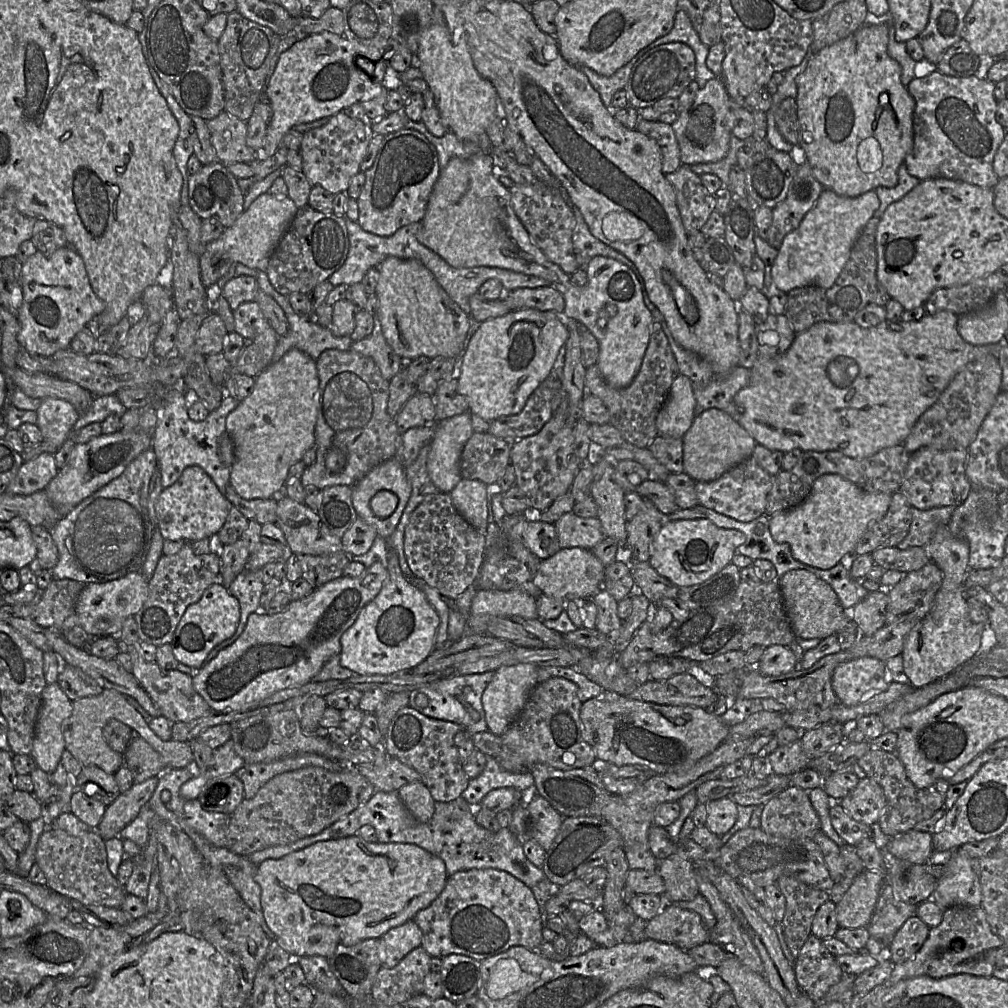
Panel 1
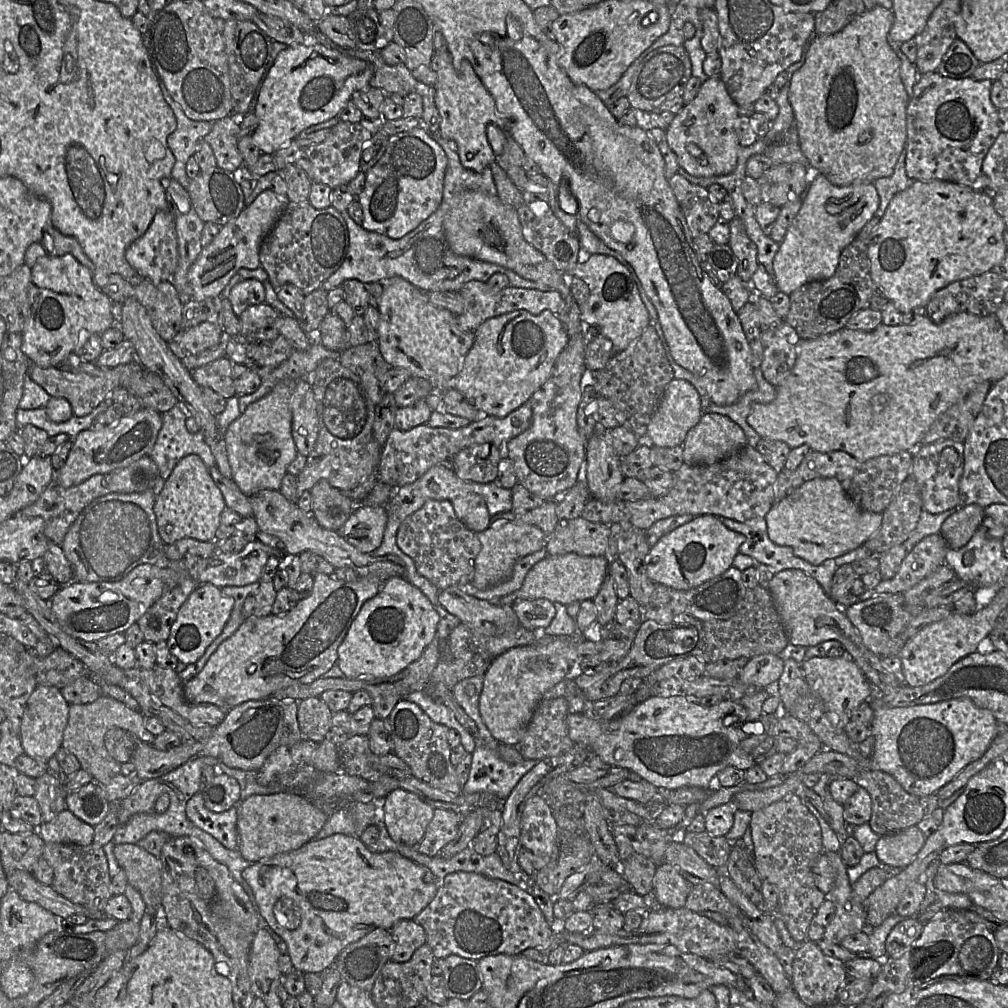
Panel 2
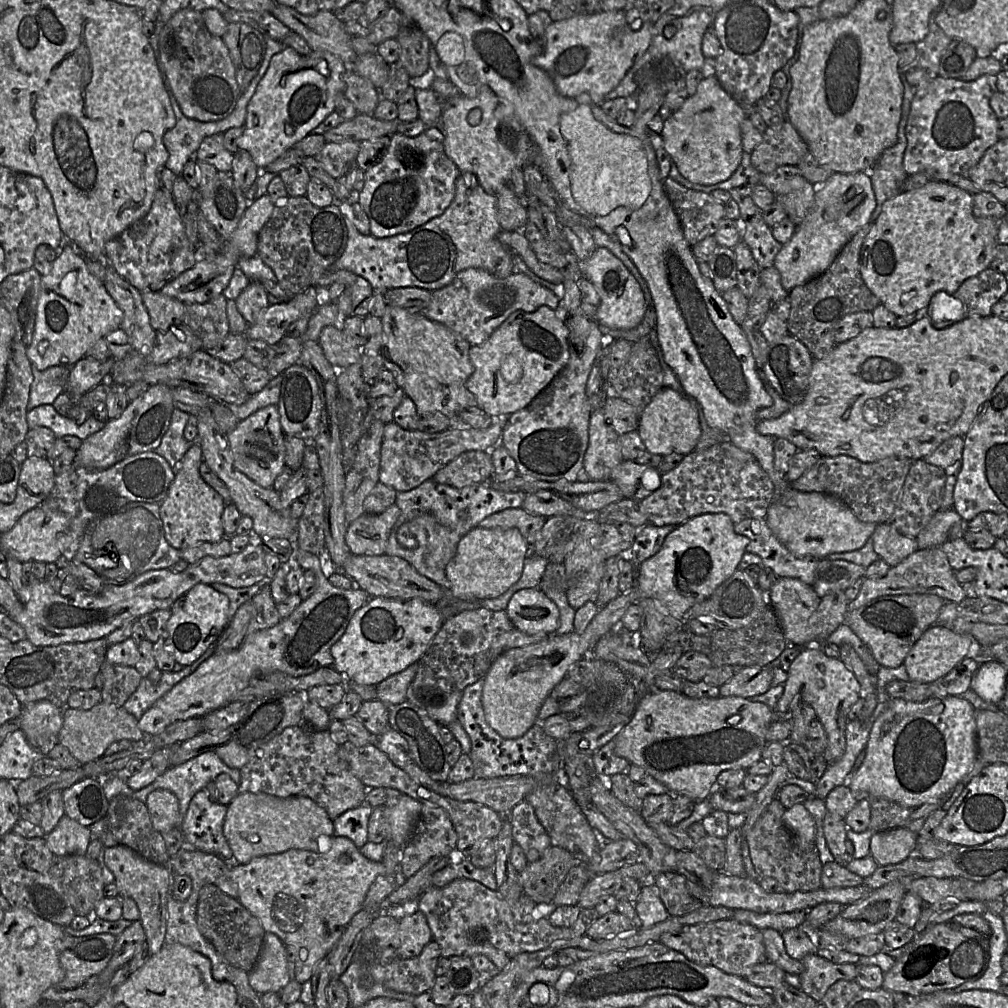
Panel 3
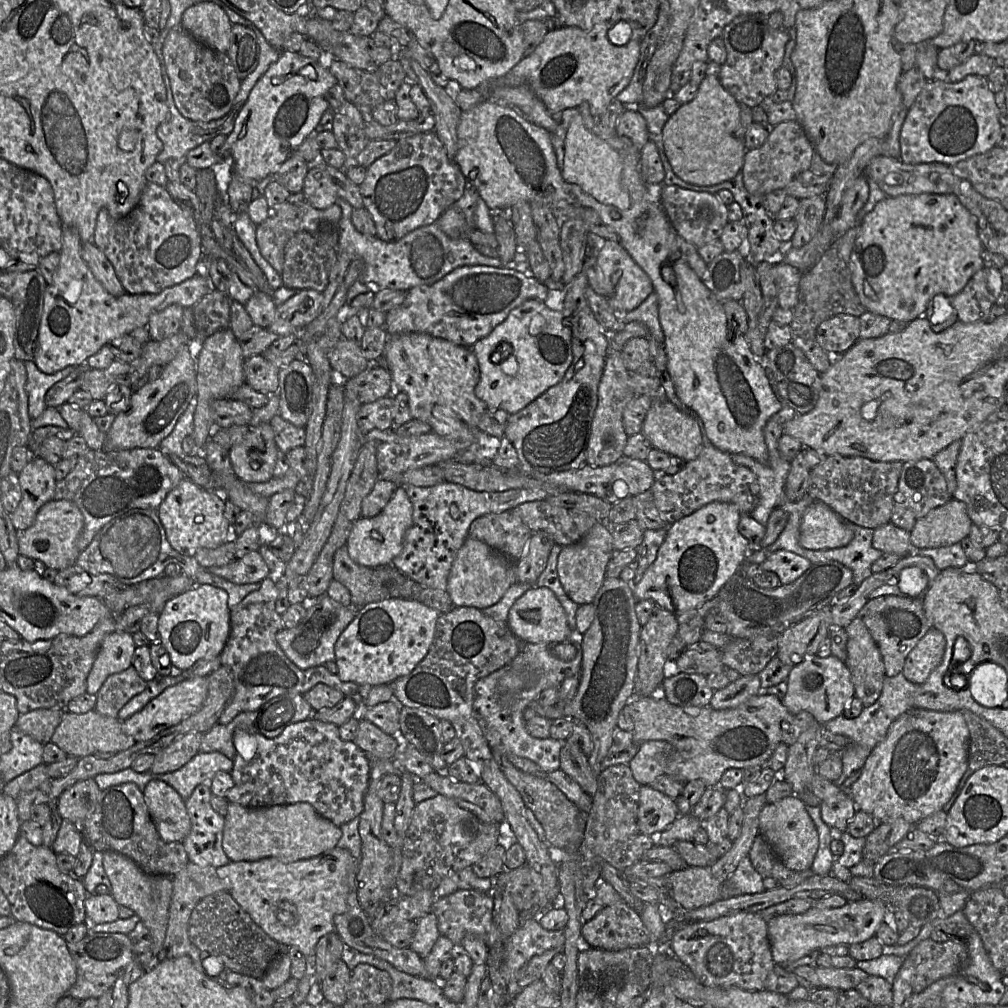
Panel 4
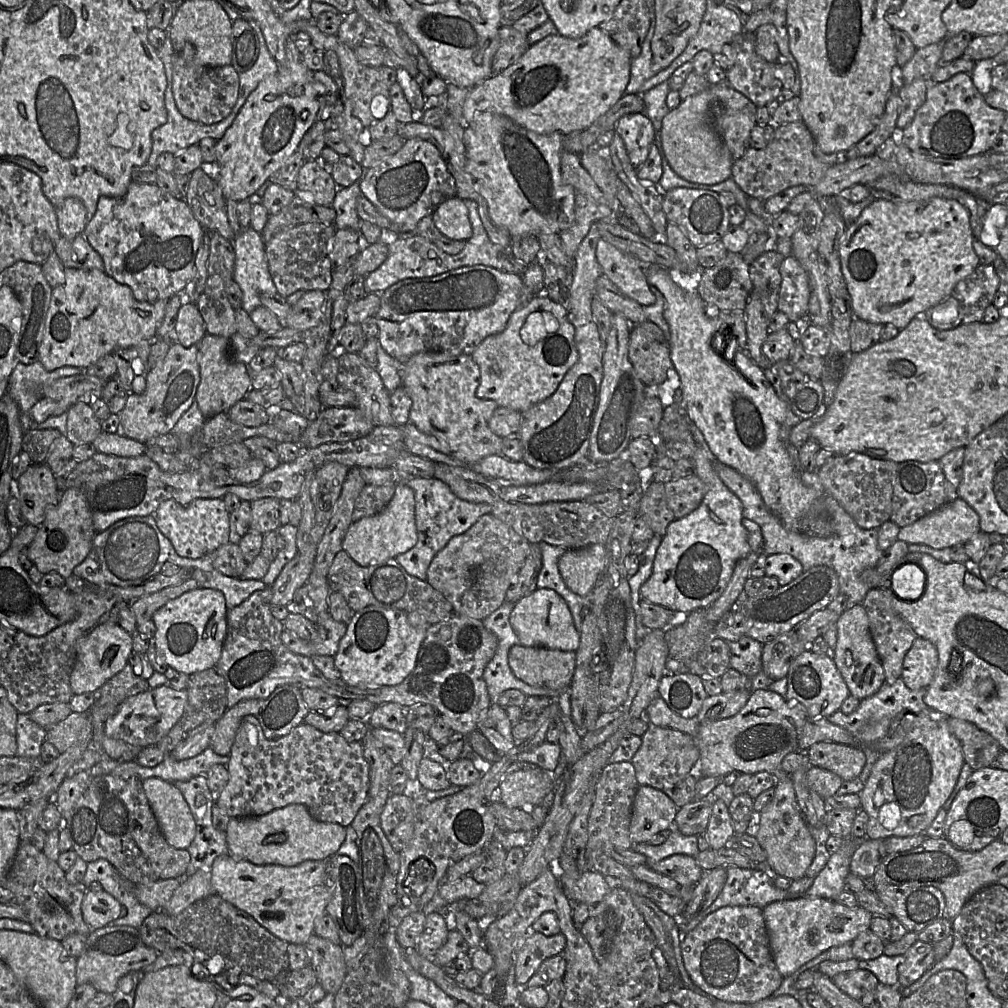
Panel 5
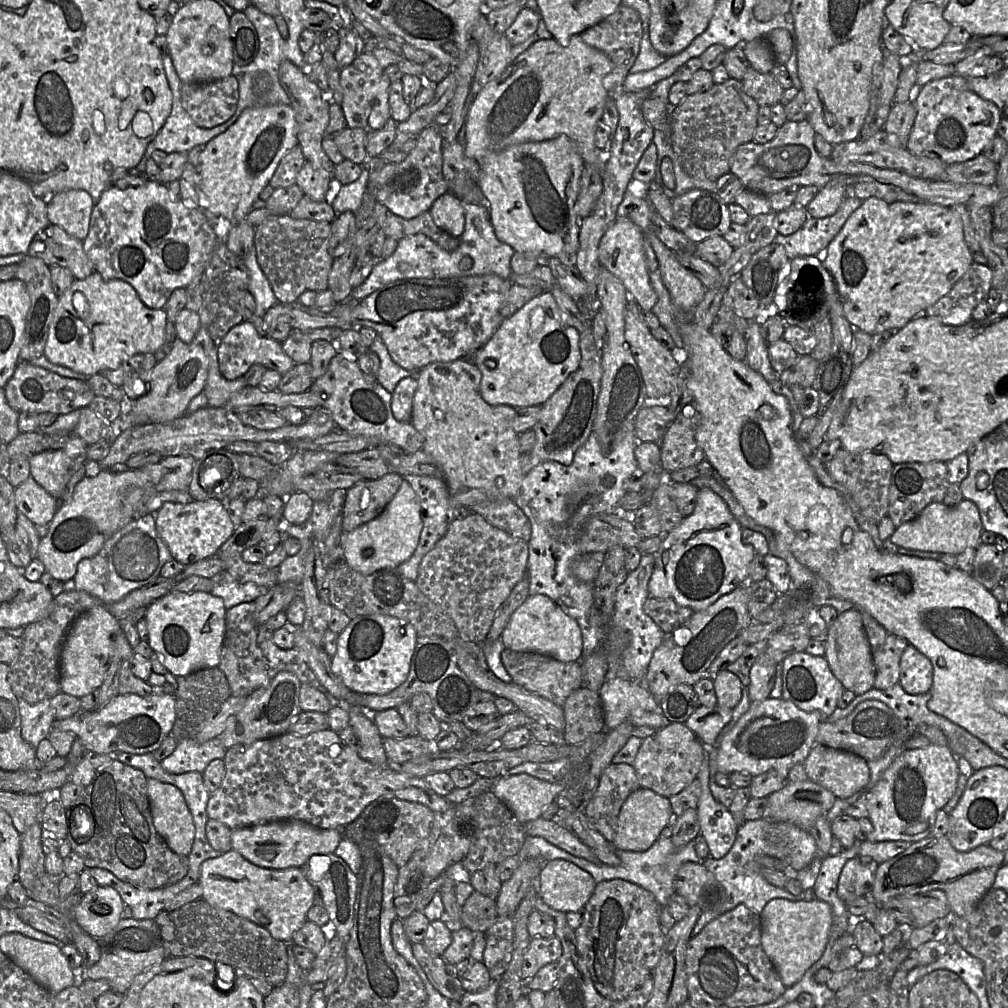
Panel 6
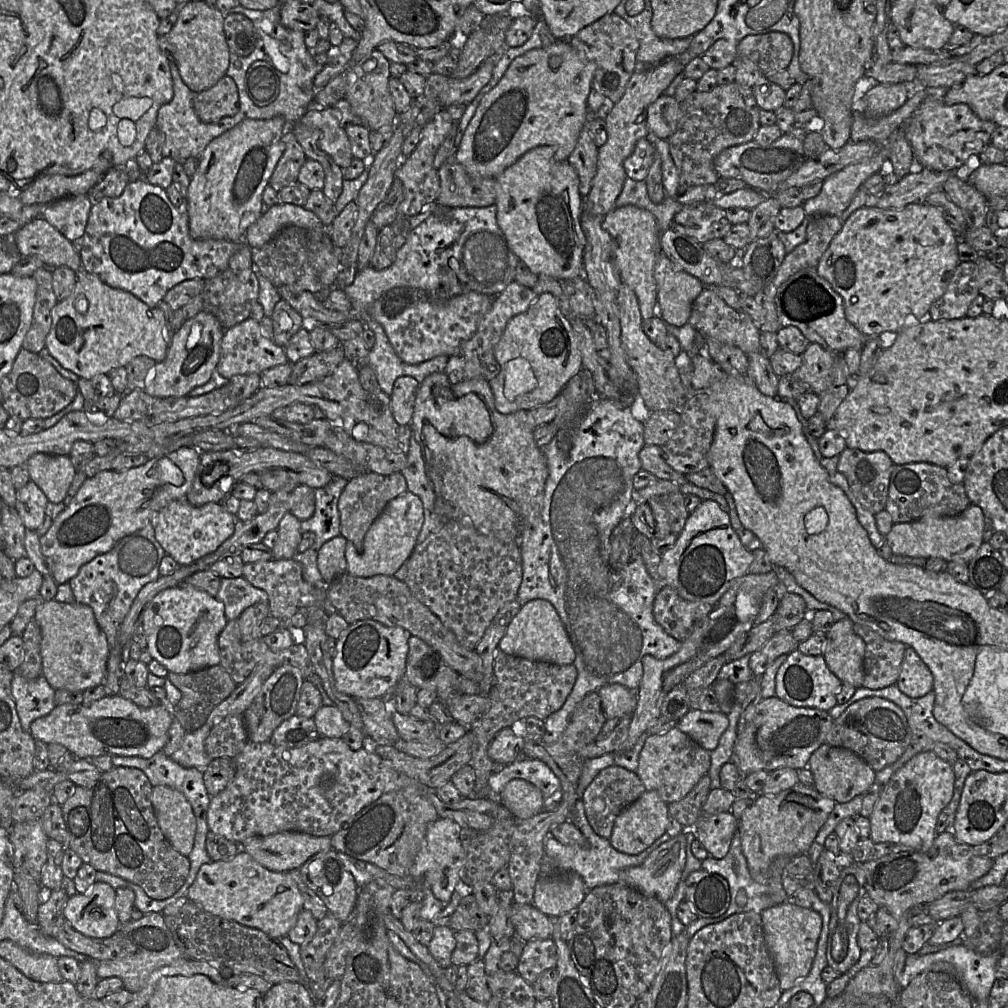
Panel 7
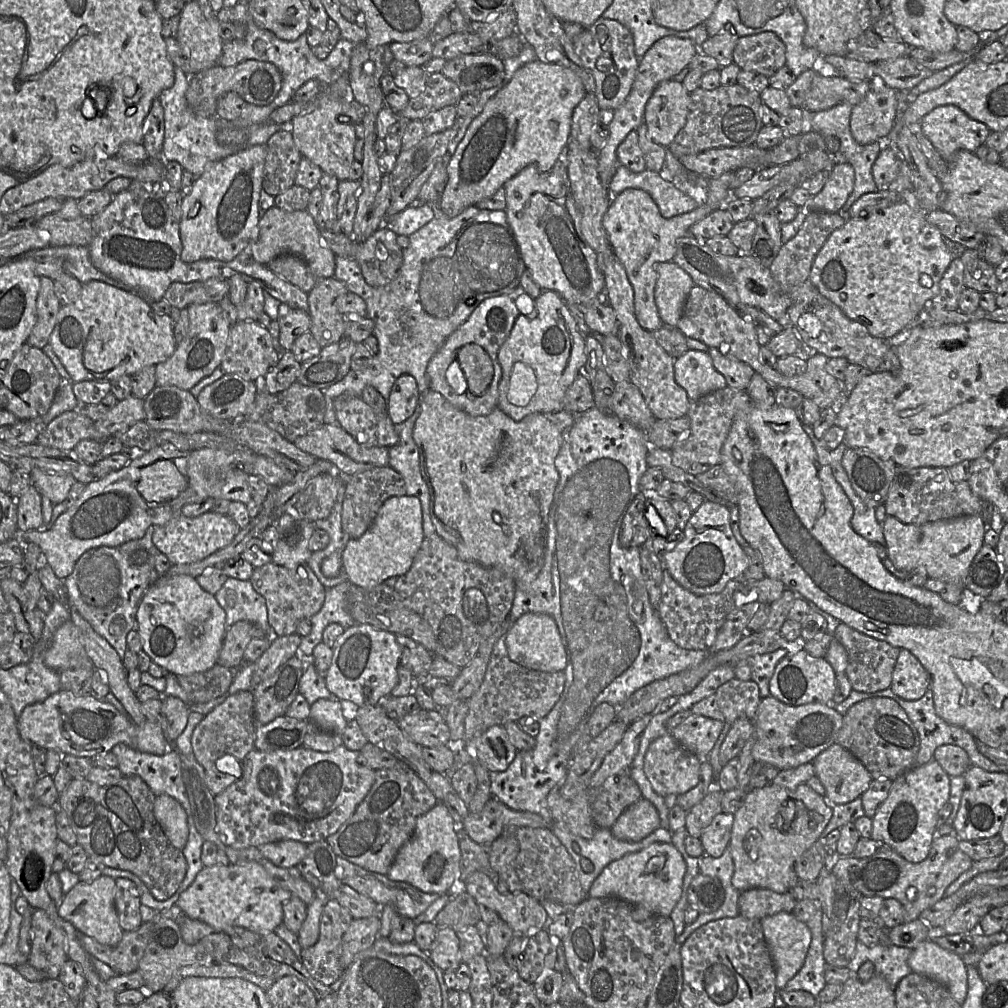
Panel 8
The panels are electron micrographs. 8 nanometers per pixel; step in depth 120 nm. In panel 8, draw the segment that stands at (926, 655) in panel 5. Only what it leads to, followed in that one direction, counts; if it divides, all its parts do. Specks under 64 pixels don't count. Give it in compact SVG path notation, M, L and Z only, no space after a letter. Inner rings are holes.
M907 649L900 650L890 688L905 700L918 700L931 688L929 673L917 657Z

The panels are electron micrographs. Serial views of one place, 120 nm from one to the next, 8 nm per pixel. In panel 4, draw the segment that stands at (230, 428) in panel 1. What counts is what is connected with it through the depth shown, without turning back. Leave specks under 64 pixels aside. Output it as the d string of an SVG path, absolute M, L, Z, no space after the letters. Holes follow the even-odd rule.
M270 423L249 426L243 439L229 450L232 468L244 482L266 482L274 475L278 447Z

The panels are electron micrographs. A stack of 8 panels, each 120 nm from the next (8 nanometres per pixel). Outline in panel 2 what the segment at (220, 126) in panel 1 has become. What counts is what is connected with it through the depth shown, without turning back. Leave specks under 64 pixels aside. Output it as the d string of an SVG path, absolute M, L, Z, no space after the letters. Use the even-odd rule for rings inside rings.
M230 115L213 122L212 130L204 137L213 151L217 167L229 172L234 172L243 165L238 150L241 117Z

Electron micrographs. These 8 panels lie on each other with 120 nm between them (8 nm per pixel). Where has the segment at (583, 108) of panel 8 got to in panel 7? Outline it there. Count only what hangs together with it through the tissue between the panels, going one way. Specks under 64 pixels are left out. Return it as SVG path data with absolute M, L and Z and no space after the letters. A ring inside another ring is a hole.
M588 108L587 121L581 129L577 144L568 158L568 162L574 167L580 179L579 192L583 198L582 212L584 199L591 190L591 182L597 172L598 147L595 145L589 130L589 124L594 118L596 115Z

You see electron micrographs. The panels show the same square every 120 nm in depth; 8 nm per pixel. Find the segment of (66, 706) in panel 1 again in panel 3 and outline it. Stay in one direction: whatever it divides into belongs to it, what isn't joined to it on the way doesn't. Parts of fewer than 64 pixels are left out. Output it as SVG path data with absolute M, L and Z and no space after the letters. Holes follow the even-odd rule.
M48 700L23 705L19 715L20 729L36 750L43 744L58 743L57 735L63 724L63 708Z

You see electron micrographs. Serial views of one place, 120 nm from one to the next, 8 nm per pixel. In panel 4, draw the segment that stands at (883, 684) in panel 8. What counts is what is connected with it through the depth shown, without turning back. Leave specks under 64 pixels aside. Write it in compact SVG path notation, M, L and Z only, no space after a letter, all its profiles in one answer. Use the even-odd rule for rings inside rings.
M885 595L868 601L858 616L863 620L880 651L885 675L896 676L901 673L905 659L918 641L932 629L927 620L921 598Z

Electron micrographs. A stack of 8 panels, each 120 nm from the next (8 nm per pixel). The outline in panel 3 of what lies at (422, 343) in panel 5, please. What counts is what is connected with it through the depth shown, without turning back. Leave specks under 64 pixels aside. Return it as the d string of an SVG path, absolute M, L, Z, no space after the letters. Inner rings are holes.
M467 268L460 271L453 281L438 290L432 291L429 304L420 312L430 320L439 322L472 345L485 342L496 328L514 311L534 312L540 306L557 309L559 298L548 288L534 282L525 274L512 273L505 278L497 278L492 273L479 268Z

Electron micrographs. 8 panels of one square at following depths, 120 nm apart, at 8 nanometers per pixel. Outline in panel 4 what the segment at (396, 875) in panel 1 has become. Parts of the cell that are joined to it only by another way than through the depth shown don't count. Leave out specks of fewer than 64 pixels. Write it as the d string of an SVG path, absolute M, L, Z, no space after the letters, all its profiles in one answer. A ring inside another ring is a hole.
M336 846L318 856L295 862L284 862L276 857L265 857L256 861L230 861L216 868L218 876L230 883L229 893L257 925L284 948L296 946L304 954L307 970L291 997L295 1006L306 1001L312 981L315 979L316 945L319 939L335 930L335 915L347 910L348 895L352 889L356 888L359 860L354 858L347 849Z

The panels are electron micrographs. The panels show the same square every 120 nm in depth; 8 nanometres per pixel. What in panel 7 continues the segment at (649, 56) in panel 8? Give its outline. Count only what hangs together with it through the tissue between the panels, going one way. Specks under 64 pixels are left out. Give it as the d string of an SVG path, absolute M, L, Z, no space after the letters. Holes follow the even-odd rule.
M669 57L646 70L634 71L631 75L622 98L611 106L604 118L607 141L598 148L597 172L591 182L591 190L584 199L584 210L587 213L604 217L615 208L627 178L623 162L633 153L637 141L650 134L646 124L647 108L664 93L684 67L677 57Z

